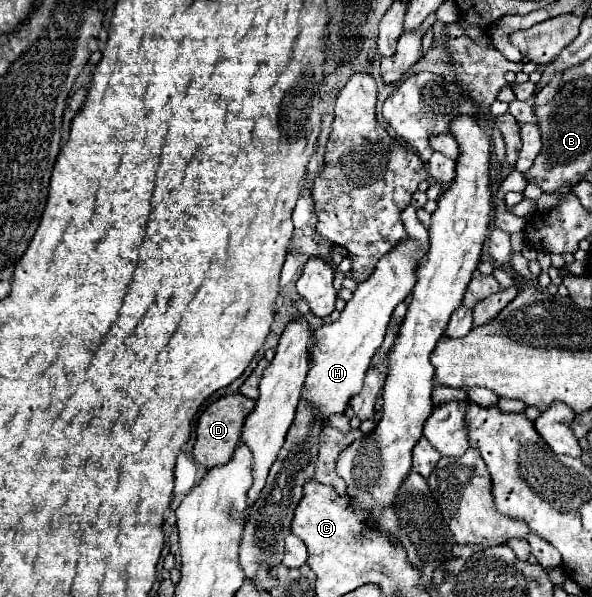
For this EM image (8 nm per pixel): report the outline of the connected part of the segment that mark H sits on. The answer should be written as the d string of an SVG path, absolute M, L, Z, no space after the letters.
M406 238L394 250L380 258L372 276L358 284L352 298L346 302L340 318L314 332L314 344L310 350L310 370L302 398L314 404L314 414L328 418L342 414L348 406L350 396L358 394L364 384L364 374L370 366L374 350L382 344L390 316L414 288L416 270L426 260L420 240Z

